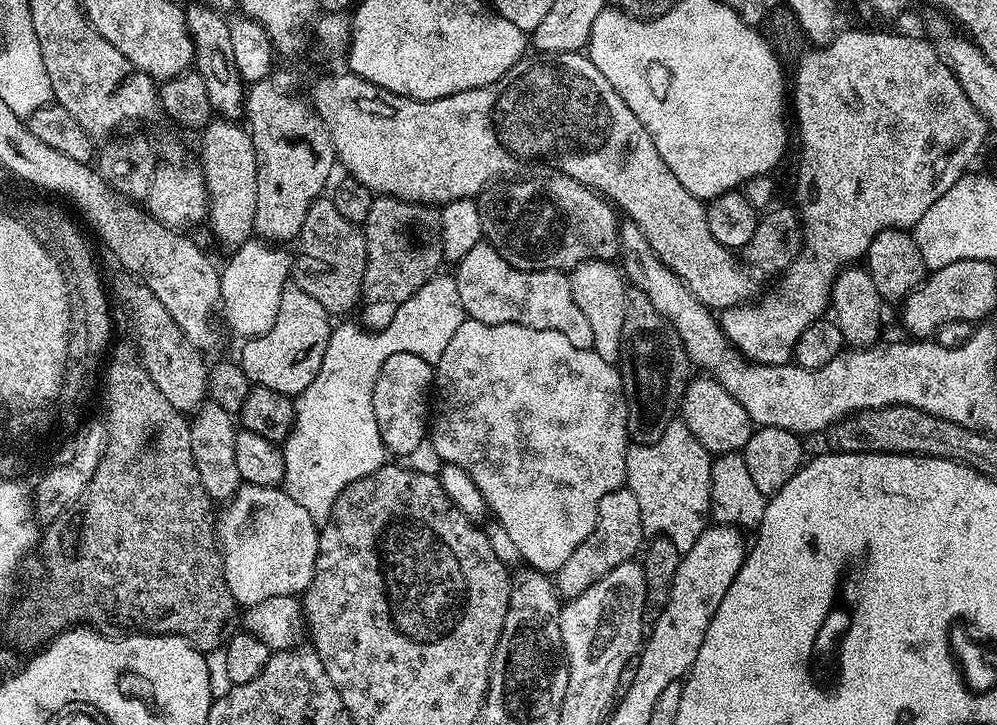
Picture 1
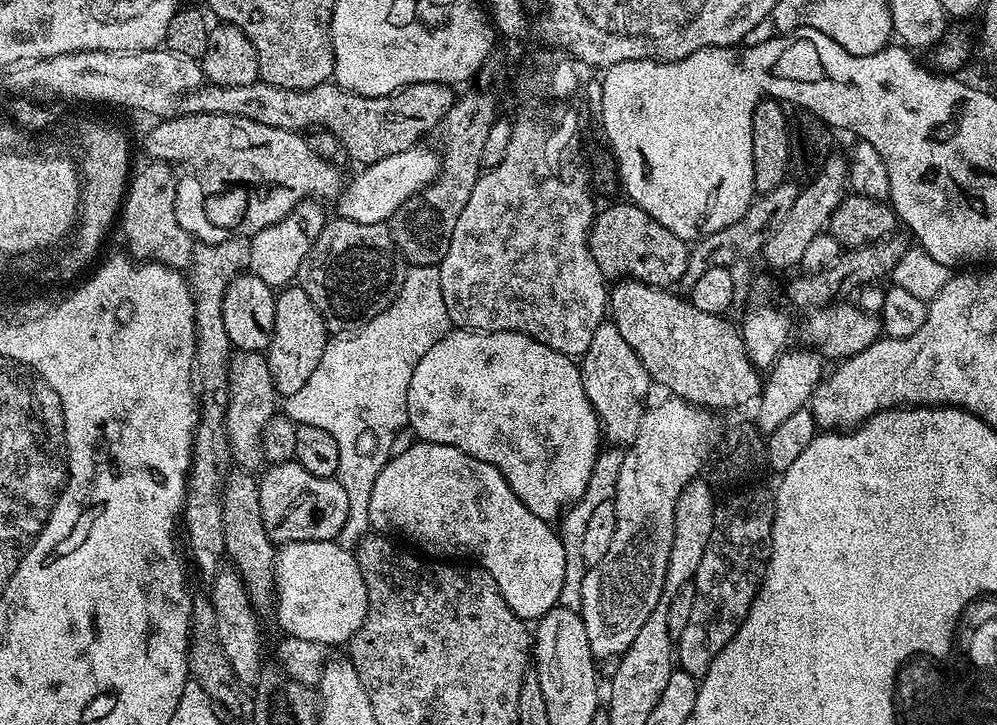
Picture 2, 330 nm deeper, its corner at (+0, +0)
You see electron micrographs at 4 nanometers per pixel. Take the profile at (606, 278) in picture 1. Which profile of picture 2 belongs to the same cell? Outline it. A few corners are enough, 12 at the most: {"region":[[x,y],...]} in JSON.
{"region":[[602,323],[579,361],[609,445],[638,434],[646,366]]}

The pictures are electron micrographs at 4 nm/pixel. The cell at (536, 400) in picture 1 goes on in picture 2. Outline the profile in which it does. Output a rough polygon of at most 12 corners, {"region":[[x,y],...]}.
{"region":[[449,330],[407,427],[559,521],[602,451],[579,363]]}

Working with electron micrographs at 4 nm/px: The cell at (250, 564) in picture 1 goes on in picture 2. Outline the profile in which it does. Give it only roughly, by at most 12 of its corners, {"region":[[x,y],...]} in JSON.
{"region":[[336,540],[276,553],[285,637],[347,645],[368,609],[355,555]]}

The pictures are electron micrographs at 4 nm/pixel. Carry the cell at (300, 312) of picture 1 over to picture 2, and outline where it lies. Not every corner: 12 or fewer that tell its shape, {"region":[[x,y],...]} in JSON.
{"region":[[279,289],[266,355],[281,397],[318,367],[328,325],[310,294]]}

